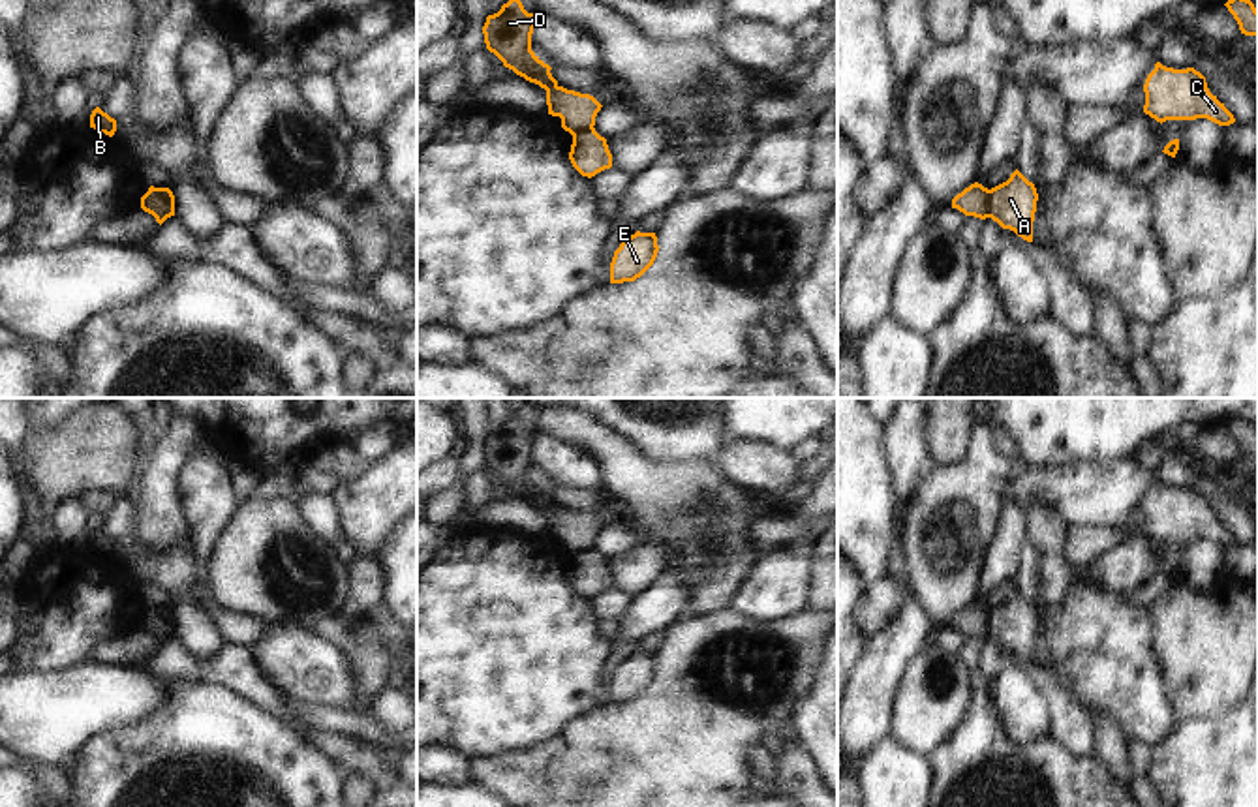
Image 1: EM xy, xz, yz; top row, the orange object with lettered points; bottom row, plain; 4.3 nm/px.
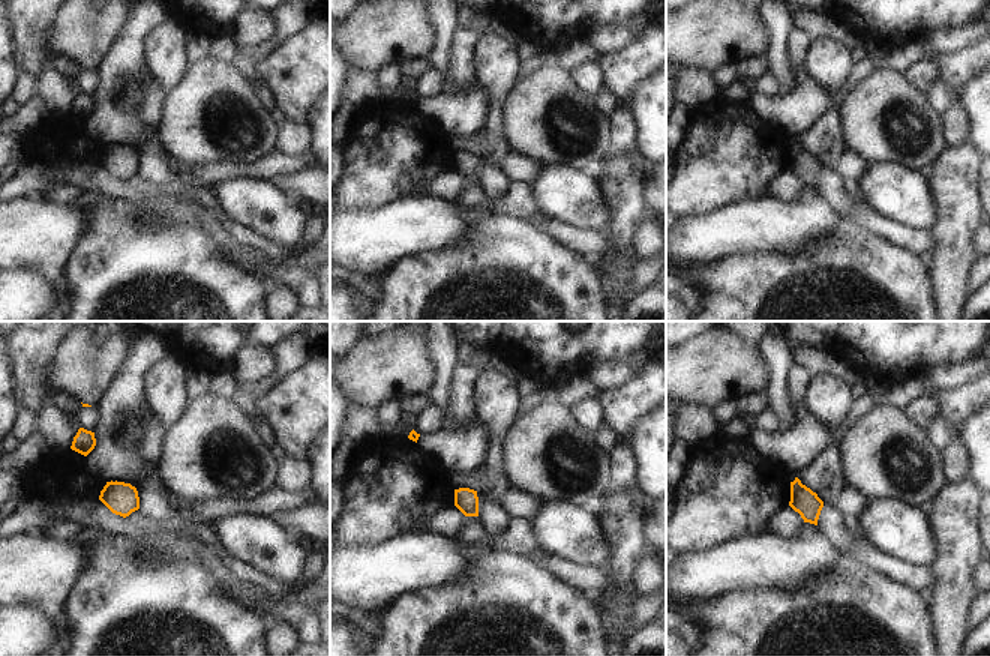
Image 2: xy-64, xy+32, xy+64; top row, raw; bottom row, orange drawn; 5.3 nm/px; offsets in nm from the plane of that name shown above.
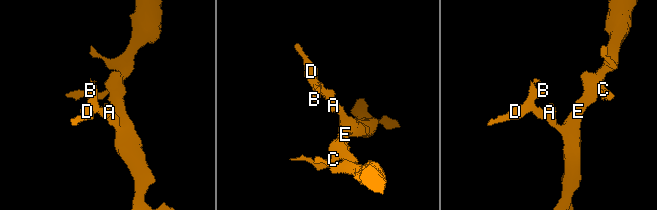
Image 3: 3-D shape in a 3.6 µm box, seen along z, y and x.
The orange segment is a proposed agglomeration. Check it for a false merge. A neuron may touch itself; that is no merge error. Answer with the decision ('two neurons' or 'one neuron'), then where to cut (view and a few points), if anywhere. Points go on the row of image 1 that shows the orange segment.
two neurons; cut in yz along (986, 190), (990, 216)

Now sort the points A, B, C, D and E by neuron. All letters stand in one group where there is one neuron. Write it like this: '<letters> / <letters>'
A C E / B D

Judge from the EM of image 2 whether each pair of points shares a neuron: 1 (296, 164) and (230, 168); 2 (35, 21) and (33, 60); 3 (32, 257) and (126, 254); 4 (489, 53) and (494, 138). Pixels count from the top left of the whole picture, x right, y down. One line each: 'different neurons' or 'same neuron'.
1: same neuron
2: same neuron
3: different neurons
4: same neuron

